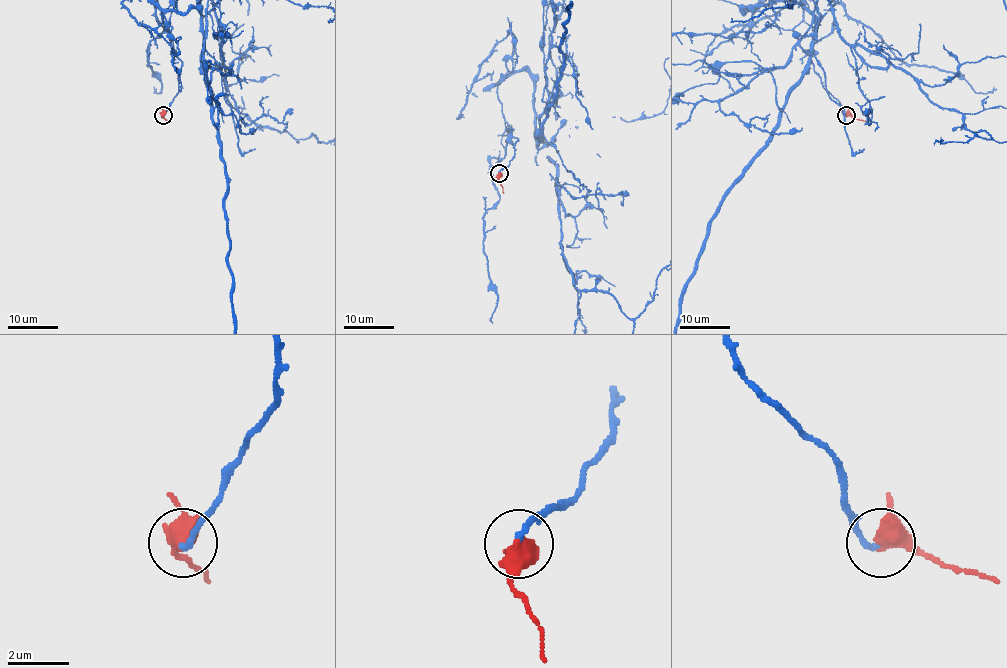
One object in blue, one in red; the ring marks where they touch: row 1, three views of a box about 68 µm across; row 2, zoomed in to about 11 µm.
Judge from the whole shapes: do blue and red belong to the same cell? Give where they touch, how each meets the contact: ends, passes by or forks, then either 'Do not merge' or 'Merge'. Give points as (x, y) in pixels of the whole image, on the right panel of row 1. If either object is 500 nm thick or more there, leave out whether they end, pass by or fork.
Place: (846, 115). At the ring blue ends. At the ring red passes by. Merge

